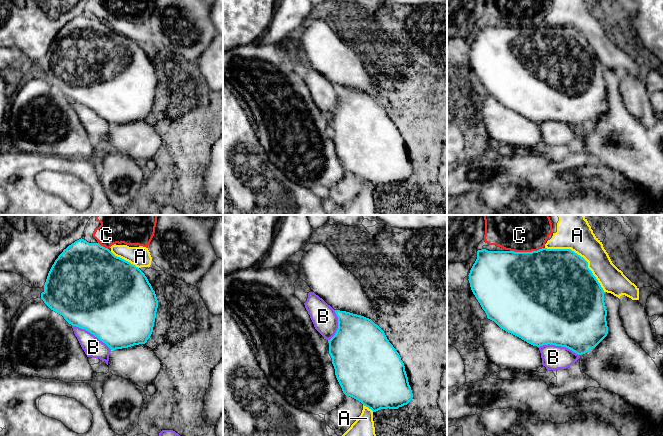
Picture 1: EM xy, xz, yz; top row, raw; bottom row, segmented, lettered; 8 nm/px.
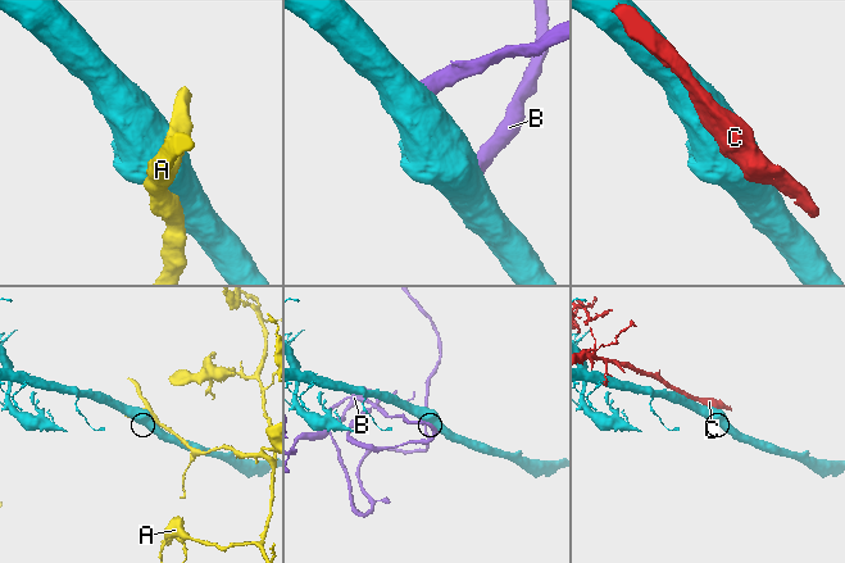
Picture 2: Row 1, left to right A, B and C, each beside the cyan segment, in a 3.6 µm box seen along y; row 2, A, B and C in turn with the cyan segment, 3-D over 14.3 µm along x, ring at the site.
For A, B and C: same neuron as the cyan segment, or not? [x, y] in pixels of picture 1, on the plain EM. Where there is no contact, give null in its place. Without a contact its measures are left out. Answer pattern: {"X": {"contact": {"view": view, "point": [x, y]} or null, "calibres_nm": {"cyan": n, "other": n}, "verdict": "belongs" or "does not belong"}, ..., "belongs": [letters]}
{"A": {"contact": {"view": "yz", "point": [580, 32]}, "calibres_nm": {"cyan": 500, "other": 220}, "verdict": "does not belong"}, "B": {"contact": {"view": "yz", "point": [558, 121]}, "calibres_nm": {"cyan": 500, "other": 190}, "verdict": "does not belong"}, "C": {"contact": {"view": "yz", "point": [526, 28]}, "calibres_nm": {"cyan": 500, "other": 220}, "verdict": "does not belong"}, "belongs": []}

